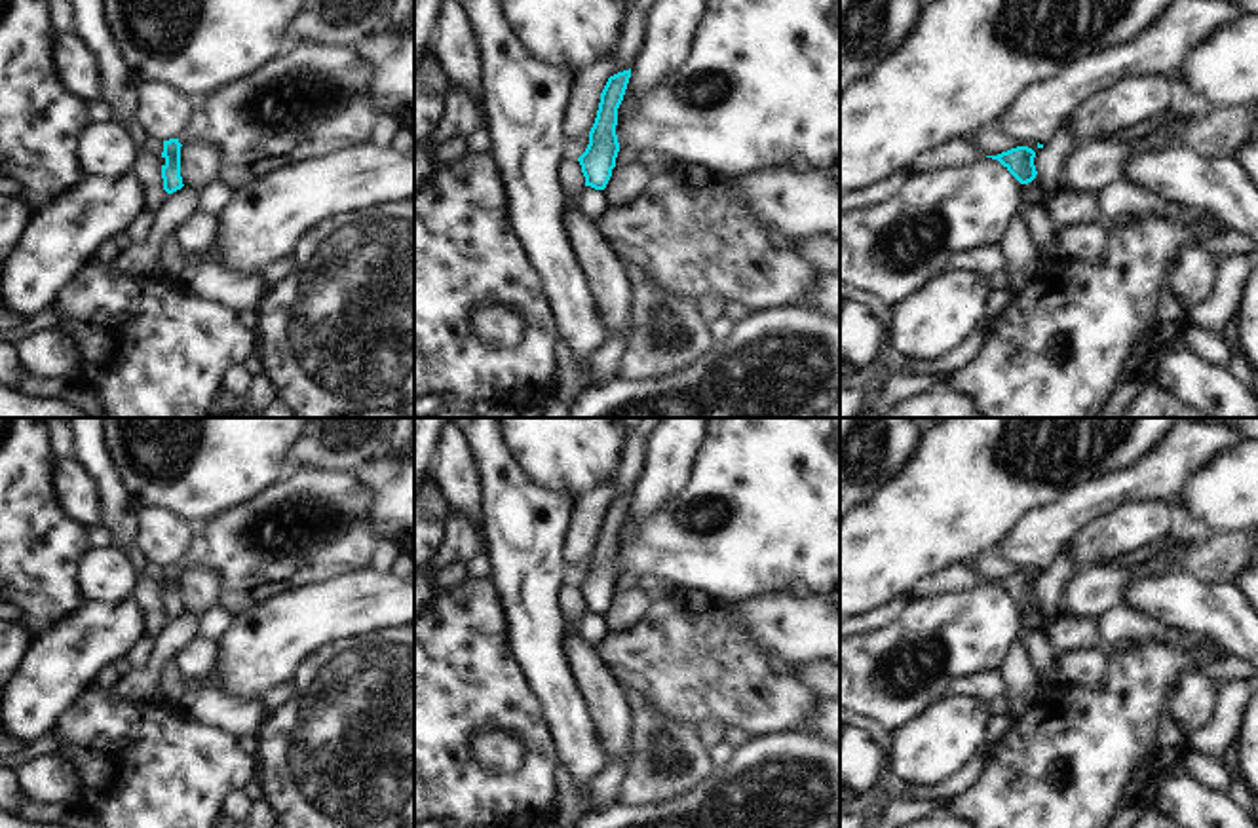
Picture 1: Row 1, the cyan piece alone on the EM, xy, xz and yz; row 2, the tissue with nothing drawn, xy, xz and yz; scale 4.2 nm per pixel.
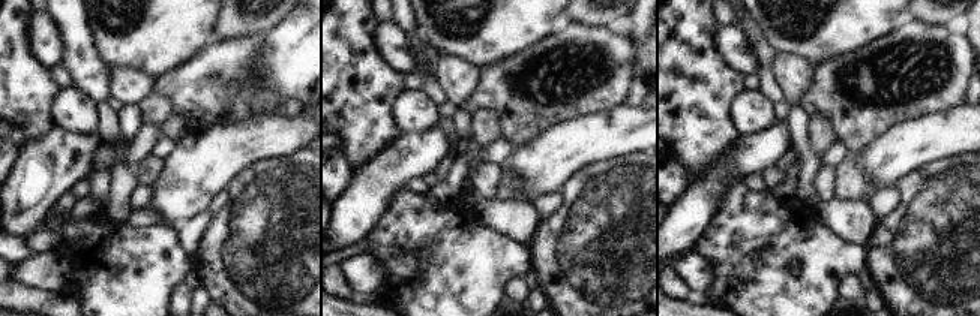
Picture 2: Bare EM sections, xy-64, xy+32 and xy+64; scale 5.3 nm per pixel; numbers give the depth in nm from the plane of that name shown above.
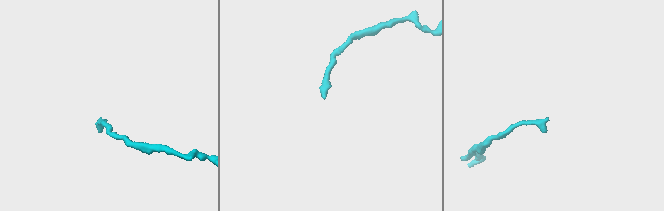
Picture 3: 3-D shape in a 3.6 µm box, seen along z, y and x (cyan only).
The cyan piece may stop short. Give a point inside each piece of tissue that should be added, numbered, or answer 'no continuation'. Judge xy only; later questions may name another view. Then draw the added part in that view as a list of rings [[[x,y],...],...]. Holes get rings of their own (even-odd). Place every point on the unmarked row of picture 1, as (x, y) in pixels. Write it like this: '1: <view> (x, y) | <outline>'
1: xy (310, 526) | [[[291,469],[257,498],[217,515],[194,532],[179,568],[209,566],[220,577],[217,604],[236,617],[281,593],[367,568],[376,549],[367,518],[371,503],[371,492],[353,473]]]

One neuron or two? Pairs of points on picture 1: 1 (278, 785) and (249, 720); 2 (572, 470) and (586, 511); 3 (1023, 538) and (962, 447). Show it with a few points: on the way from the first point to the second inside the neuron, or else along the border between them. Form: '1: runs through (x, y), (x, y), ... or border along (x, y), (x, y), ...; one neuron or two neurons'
1: border along (266, 715), (253, 733); two neurons
2: border along (610, 479), (574, 504); two neurons
3: border along (1053, 500), (1034, 508), (996, 545); two neurons

